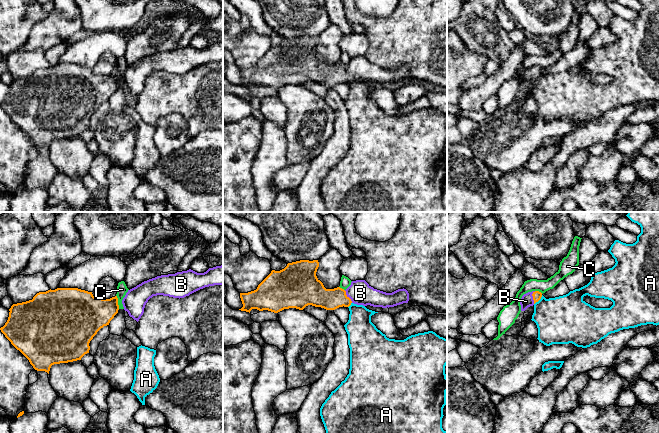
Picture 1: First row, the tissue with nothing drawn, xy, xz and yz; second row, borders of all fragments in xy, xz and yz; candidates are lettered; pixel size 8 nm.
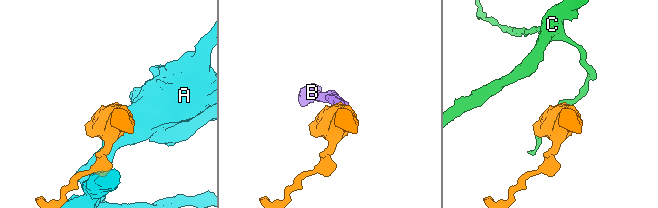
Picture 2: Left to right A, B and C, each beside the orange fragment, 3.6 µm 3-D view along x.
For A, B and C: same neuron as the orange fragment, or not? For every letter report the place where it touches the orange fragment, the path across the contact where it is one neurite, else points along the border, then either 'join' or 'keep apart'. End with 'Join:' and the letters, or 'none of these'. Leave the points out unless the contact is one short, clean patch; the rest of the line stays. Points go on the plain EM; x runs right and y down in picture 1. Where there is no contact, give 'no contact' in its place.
A: meets orange in yz at (538, 76); border along yz (542, 71), (534, 80); keep apart
B: meets orange in xz at (346, 72); runs through xz (315, 70), (318, 72), (346, 72), (360, 69); join
C: meets orange in xy at (117, 78); border along xy (116, 71), (119, 84); keep apart
Join: B

